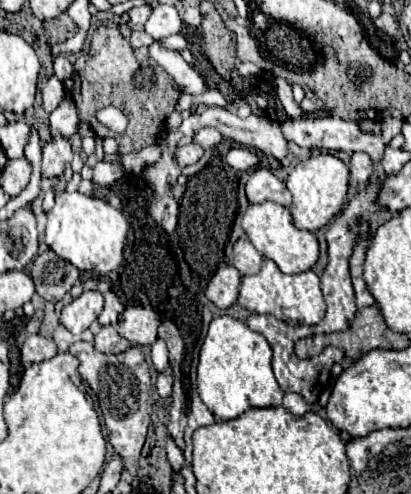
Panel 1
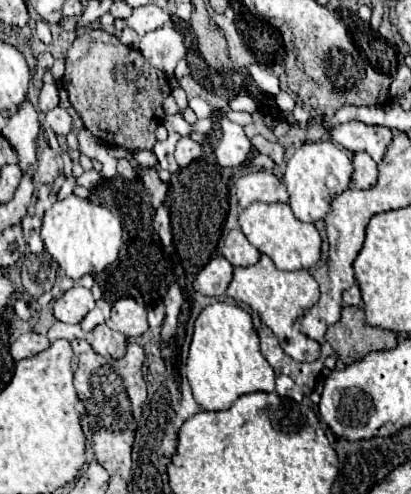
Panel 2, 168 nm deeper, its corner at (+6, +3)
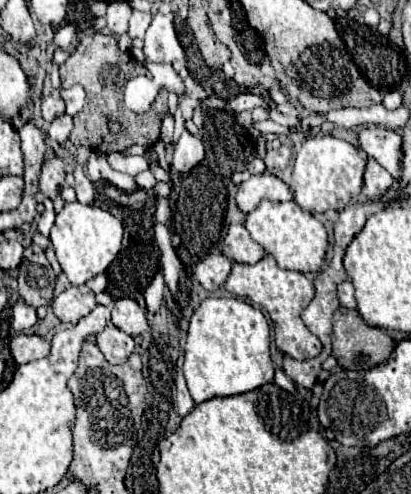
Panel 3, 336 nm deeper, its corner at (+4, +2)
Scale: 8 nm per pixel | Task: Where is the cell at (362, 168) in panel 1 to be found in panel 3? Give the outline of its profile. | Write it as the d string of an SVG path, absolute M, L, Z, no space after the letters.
M368 158L362 196L364 198L382 198L392 184L394 184L394 178L374 158Z

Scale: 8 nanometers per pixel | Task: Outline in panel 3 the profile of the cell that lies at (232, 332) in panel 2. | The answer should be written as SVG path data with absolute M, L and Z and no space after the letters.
M206 298L190 318L182 370L196 404L214 396L244 394L272 382L270 328L264 314L238 298Z

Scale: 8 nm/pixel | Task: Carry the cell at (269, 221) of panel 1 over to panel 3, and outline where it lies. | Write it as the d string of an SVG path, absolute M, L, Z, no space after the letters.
M264 200L258 204L254 212L246 216L244 224L250 232L250 236L268 252L274 256L280 268L284 270L298 270L298 272L316 272L320 270L326 248L328 248L328 232L324 224L314 218L310 212L304 212L294 200L288 202L270 202Z

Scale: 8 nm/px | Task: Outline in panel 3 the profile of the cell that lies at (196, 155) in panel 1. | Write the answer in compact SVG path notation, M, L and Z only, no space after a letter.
M184 130L176 148L174 148L172 170L174 172L188 172L202 160L204 160L204 144L196 136L192 136Z

